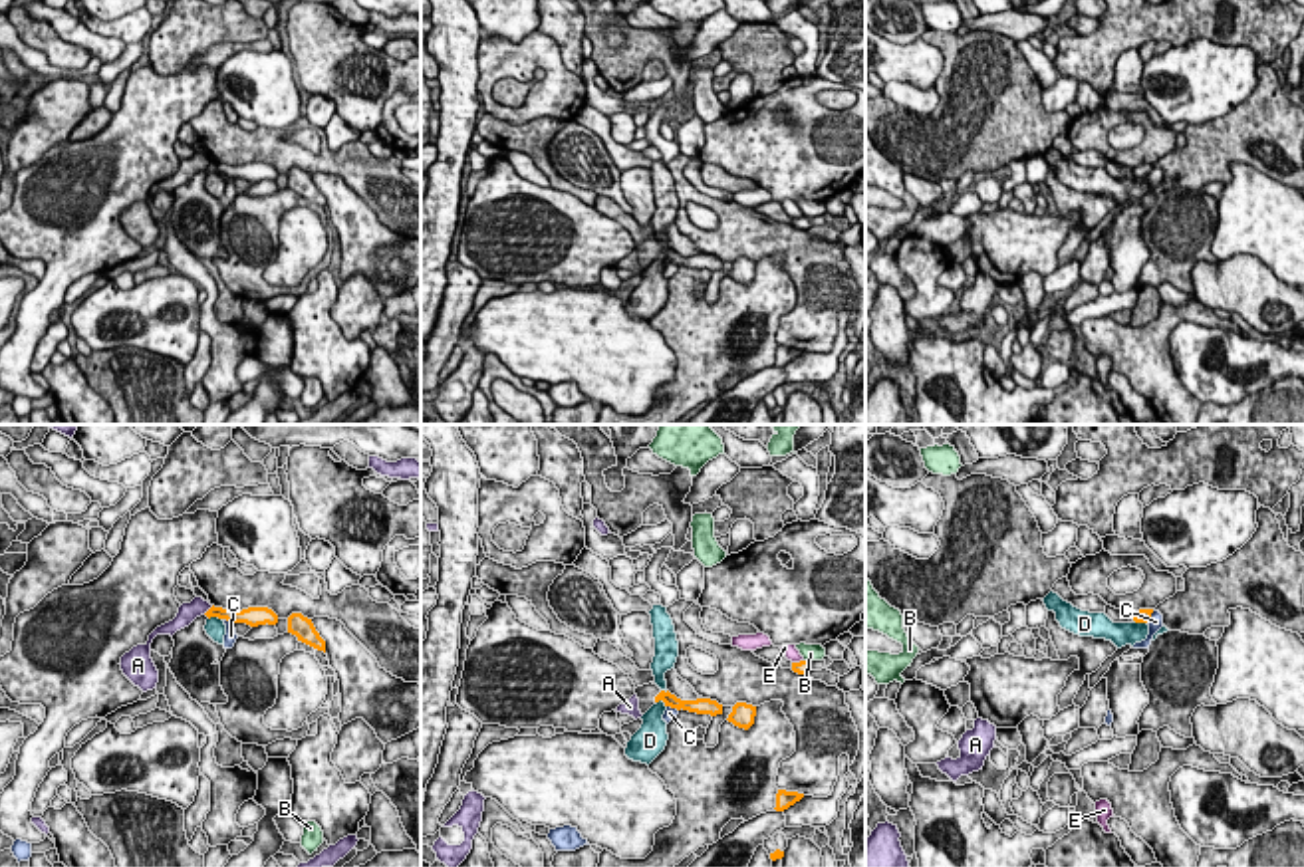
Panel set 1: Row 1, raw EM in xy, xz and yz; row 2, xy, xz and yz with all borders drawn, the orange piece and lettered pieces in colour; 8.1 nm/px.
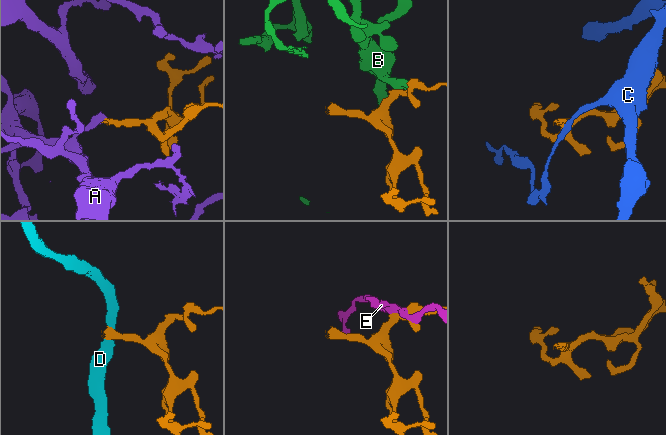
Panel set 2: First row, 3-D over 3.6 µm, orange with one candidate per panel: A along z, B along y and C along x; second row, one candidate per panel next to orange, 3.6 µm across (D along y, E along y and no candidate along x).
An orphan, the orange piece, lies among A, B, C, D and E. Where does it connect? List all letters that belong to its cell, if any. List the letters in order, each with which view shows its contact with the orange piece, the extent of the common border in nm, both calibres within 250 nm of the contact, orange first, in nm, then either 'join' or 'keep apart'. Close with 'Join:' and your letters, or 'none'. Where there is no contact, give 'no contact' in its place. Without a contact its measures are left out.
A: contact in xy; length 120 nm; calibres 100 and 160 nm; keep apart
B: contact in xz; length 70 nm; calibres 120 and 130 nm; keep apart
C: contact in xy; length 110 nm; calibres 160 and 100 nm; keep apart
D: contact in xy; length 110 nm; calibres 120 and 170 nm; keep apart
E: contact in xz; length 100 nm; calibres 120 and 120 nm; keep apart
Join: none

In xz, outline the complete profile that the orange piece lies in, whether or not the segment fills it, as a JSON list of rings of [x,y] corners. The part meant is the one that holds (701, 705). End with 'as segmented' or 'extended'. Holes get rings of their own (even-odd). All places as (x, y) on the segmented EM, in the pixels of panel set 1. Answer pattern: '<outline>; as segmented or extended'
[[[653,682],[637,686],[635,694],[639,698],[641,714],[645,714],[659,700],[663,700],[665,706],[671,706],[671,708],[677,708],[677,710],[683,708],[683,710],[689,710],[689,712],[711,714],[711,716],[722,714],[722,704],[718,704],[717,700],[711,700],[711,698],[681,700],[675,694],[671,694],[669,690],[667,692],[661,690]]]; extended

